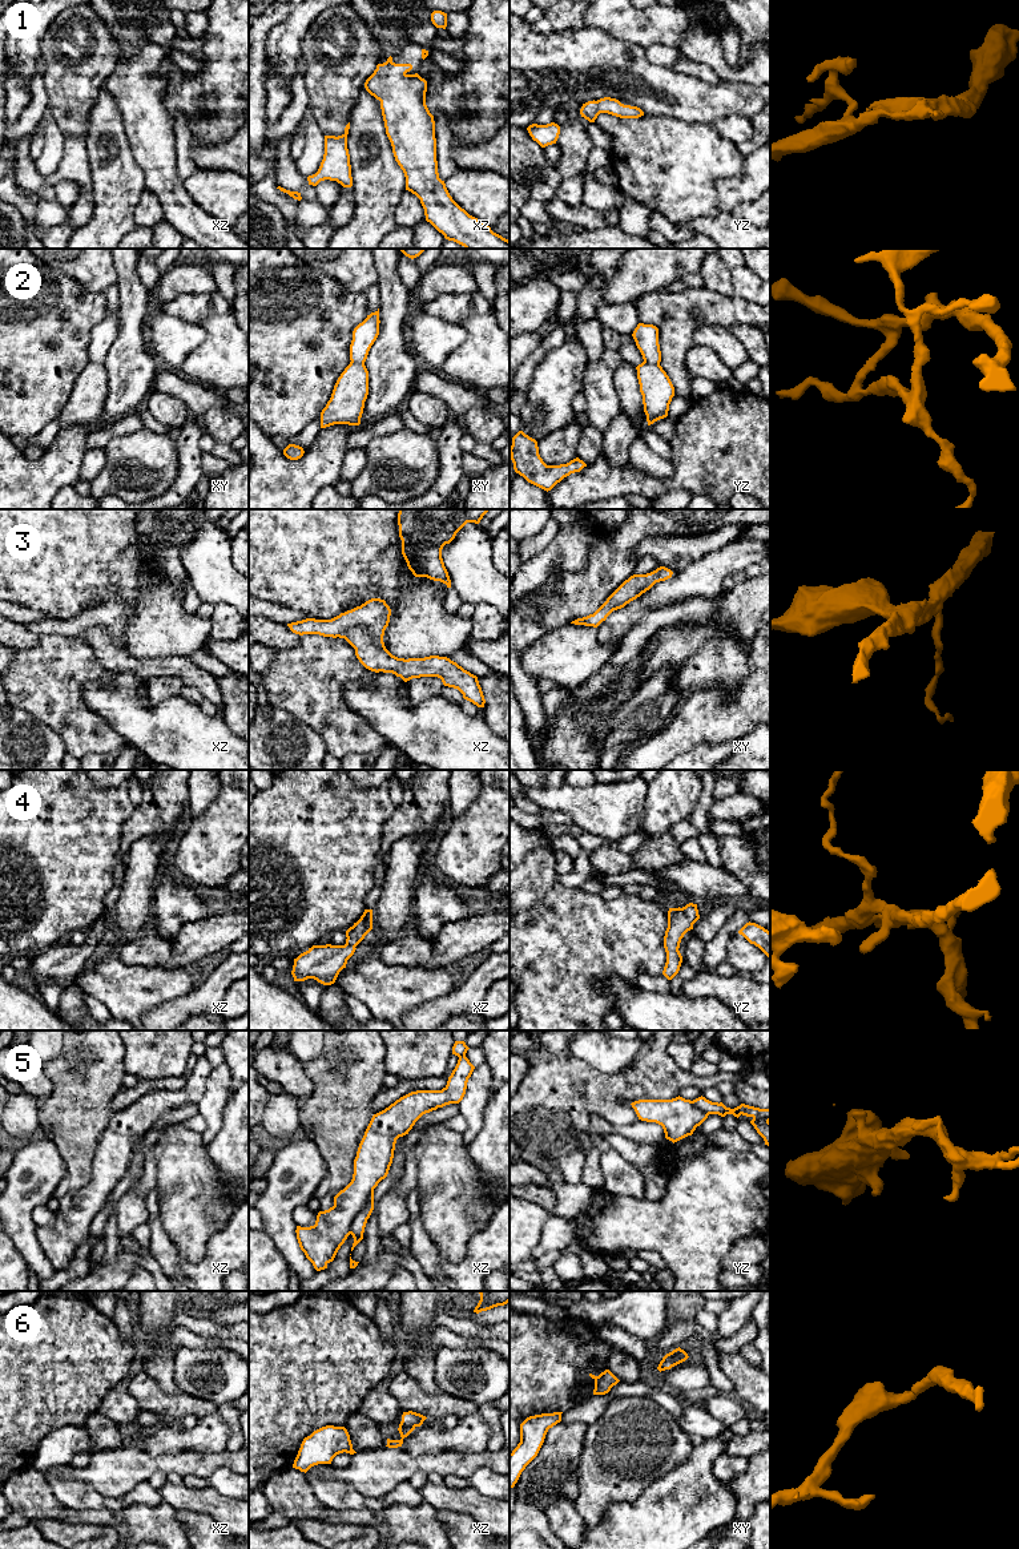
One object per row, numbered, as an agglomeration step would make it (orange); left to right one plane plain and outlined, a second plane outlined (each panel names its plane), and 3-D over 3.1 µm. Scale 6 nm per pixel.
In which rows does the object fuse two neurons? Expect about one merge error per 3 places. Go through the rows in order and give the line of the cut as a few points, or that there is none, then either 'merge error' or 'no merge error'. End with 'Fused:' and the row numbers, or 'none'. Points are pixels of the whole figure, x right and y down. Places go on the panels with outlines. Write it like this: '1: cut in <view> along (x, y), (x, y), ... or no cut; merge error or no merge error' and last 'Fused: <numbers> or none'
1: no cut; no merge error
2: cut in yz along (644, 360), (659, 364); merge error
3: no cut; no merge error
4: no cut; no merge error
5: cut in xz along (373, 1189), (365, 1207), (354, 1218), (349, 1233); merge error
6: no cut; no merge error
Fused: 2, 5

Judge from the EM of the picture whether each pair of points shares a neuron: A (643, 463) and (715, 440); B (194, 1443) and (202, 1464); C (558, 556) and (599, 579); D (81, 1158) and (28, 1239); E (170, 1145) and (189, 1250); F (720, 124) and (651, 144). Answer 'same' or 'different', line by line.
A: different
B: different
C: different
D: different
E: same
F: different

